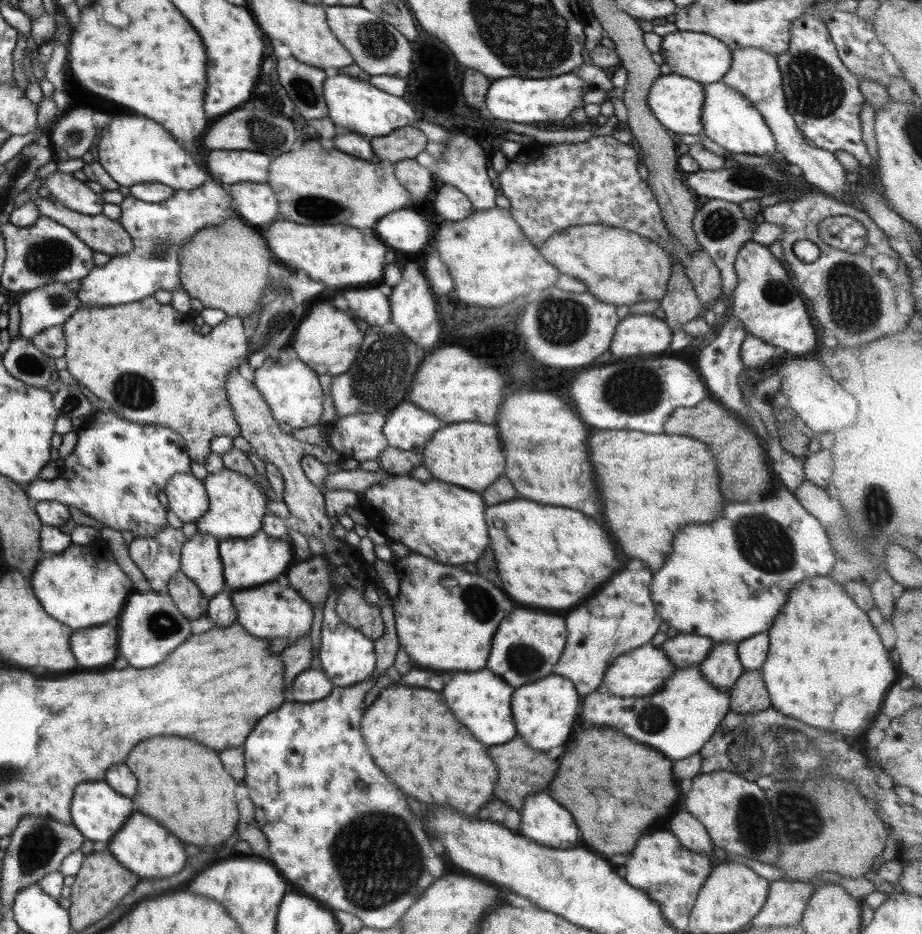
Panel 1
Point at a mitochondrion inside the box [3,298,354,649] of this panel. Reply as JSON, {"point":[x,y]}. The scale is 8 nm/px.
{"point":[132,391]}

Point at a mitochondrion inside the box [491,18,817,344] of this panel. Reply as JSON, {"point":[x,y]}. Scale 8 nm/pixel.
{"point":[719,224]}

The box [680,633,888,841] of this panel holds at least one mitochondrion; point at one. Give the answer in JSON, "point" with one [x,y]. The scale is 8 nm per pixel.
{"point":[755,747]}

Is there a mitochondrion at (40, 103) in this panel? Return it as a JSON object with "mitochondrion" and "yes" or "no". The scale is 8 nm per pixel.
{"mitochondrion":"no"}

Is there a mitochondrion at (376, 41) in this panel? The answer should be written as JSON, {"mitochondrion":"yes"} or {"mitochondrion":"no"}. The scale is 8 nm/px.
{"mitochondrion":"yes"}

